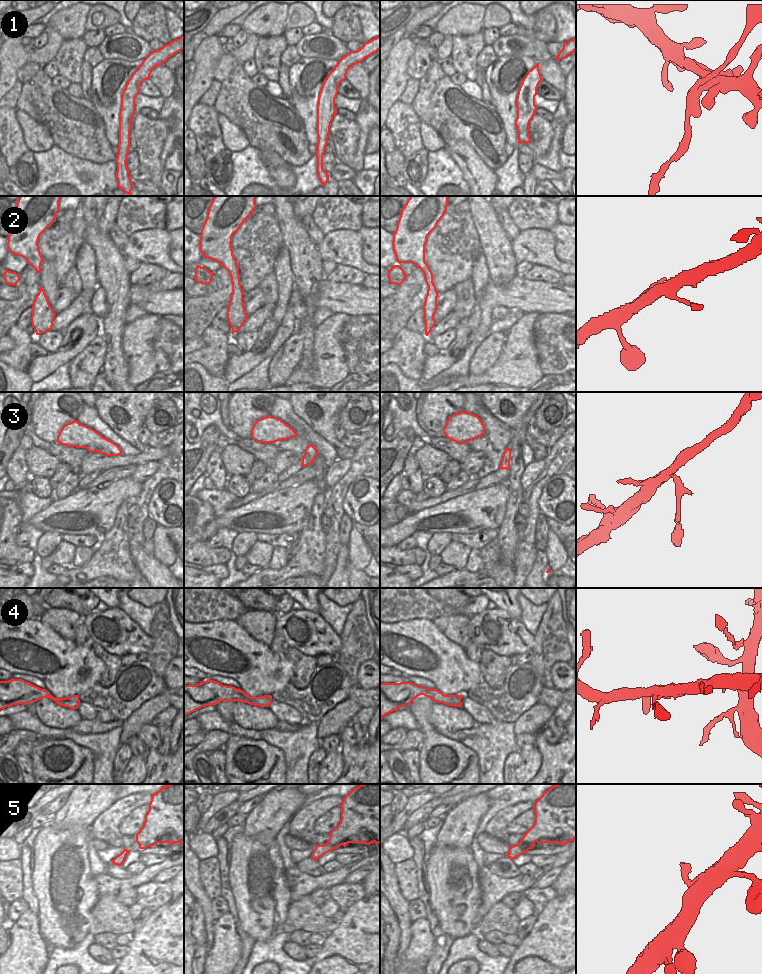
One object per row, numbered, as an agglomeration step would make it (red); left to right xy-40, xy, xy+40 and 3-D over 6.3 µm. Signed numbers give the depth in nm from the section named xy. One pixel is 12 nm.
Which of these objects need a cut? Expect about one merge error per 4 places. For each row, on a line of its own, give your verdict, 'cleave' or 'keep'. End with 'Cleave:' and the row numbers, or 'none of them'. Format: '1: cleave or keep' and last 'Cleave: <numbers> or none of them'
1: cleave
2: keep
3: keep
4: keep
5: keep
Cleave: 1

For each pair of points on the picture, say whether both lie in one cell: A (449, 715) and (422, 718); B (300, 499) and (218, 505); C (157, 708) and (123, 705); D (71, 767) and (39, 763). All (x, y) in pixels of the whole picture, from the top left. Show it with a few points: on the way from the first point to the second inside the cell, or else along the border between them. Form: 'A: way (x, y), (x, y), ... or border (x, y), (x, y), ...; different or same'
A: border (433, 702), (431, 724), (439, 732); different
B: border (230, 507), (216, 517); different
C: border (159, 694), (145, 700), (124, 721); different
D: way (63, 772), (54, 773), (47, 770); same

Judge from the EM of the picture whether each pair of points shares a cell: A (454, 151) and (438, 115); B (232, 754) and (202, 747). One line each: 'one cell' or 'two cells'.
A: two cells
B: two cells

